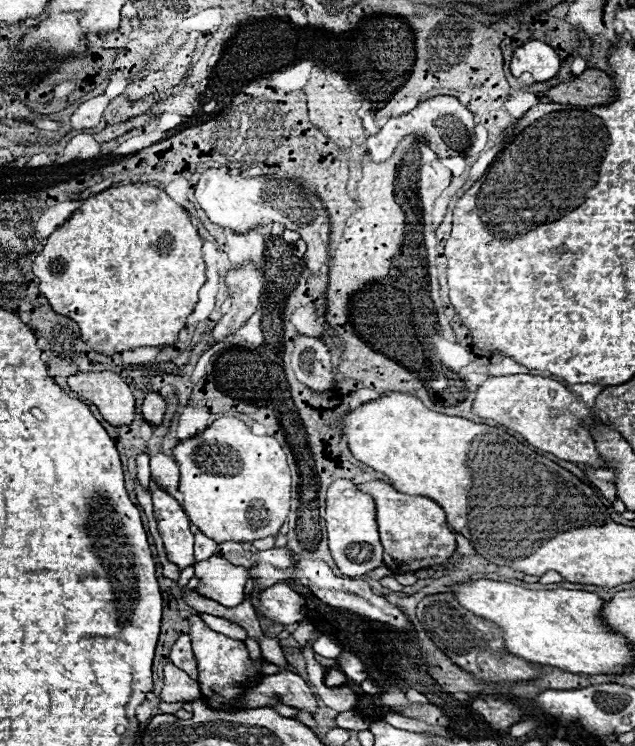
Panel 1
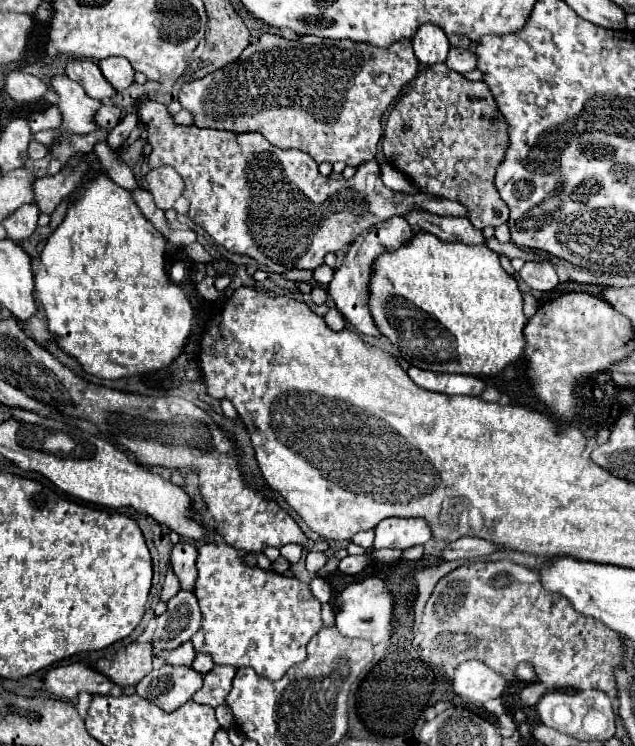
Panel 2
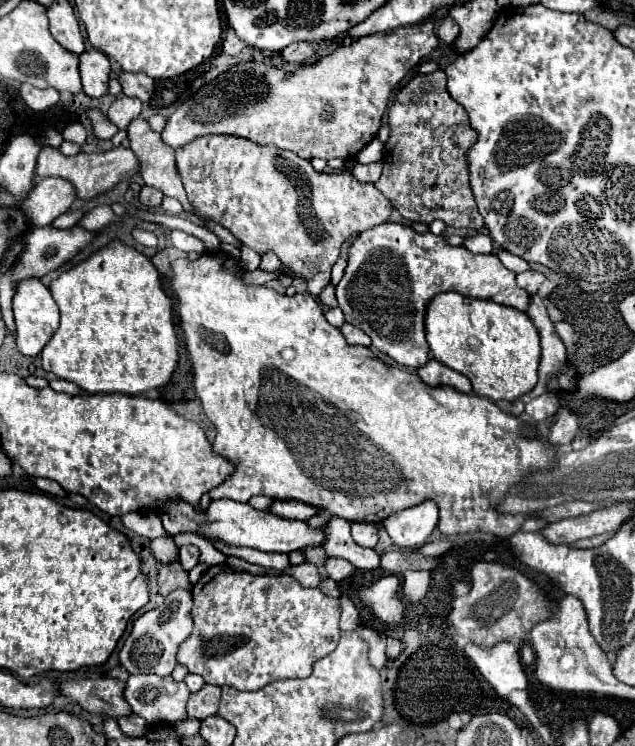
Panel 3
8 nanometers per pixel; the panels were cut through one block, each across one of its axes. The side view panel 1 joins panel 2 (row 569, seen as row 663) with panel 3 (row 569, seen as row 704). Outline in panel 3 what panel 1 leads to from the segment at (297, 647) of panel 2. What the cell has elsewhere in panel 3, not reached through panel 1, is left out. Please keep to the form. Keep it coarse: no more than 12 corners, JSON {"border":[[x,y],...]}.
{"border":[[210,566],[178,662],[206,684],[306,678],[340,600]]}

